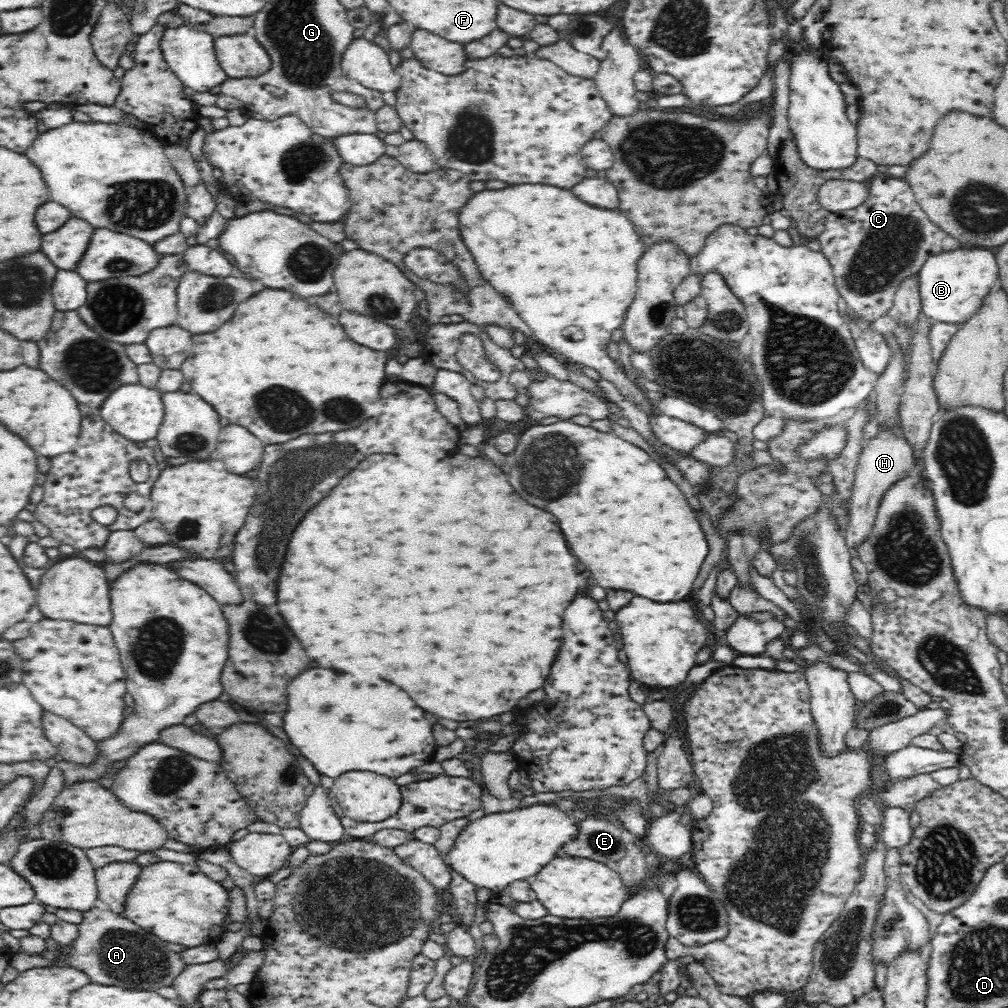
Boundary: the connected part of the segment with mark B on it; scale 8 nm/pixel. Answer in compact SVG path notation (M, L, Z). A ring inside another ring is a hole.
M960 246L931 254L917 274L921 312L934 322L960 323L973 317L998 285L997 255L991 248Z

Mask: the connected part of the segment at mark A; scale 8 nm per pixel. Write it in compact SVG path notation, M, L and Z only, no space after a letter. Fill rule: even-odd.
M92 908L82 913L82 922L77 925L79 936L68 950L68 956L54 961L45 960L39 956L26 956L24 952L14 954L9 966L14 966L18 972L43 967L70 967L74 971L84 973L92 983L104 986L119 986L128 990L153 990L170 986L176 977L182 973L186 964L180 959L180 954L172 951L166 942L148 930L141 928L126 917L113 914L102 908Z

